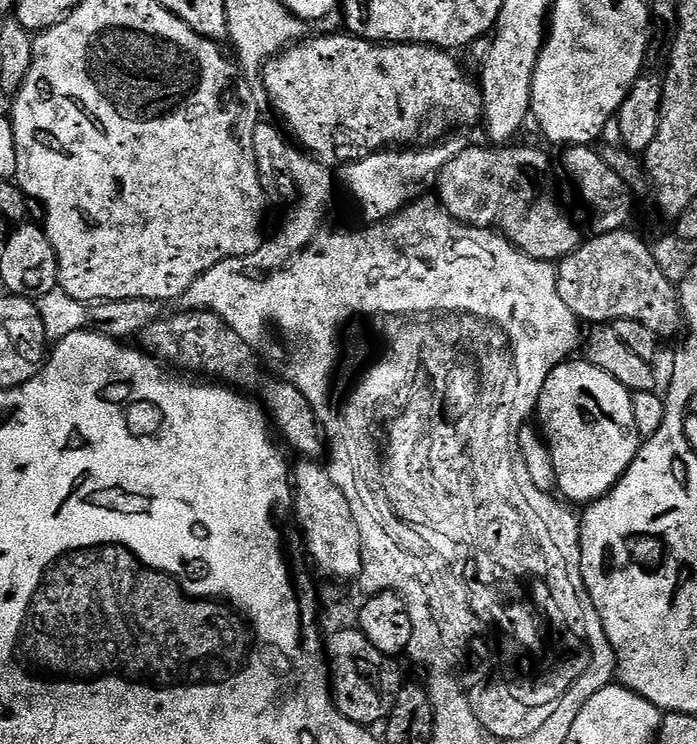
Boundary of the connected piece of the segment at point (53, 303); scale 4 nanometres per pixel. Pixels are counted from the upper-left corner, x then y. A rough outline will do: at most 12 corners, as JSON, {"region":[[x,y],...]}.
{"region":[[62,290],[38,307],[52,342],[102,330],[124,342],[161,319],[161,305],[120,300],[89,305]]}

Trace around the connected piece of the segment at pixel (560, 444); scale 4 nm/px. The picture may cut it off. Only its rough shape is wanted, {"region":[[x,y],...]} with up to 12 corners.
{"region":[[593,364],[557,366],[538,428],[559,495],[587,506],[642,438],[632,393]]}

